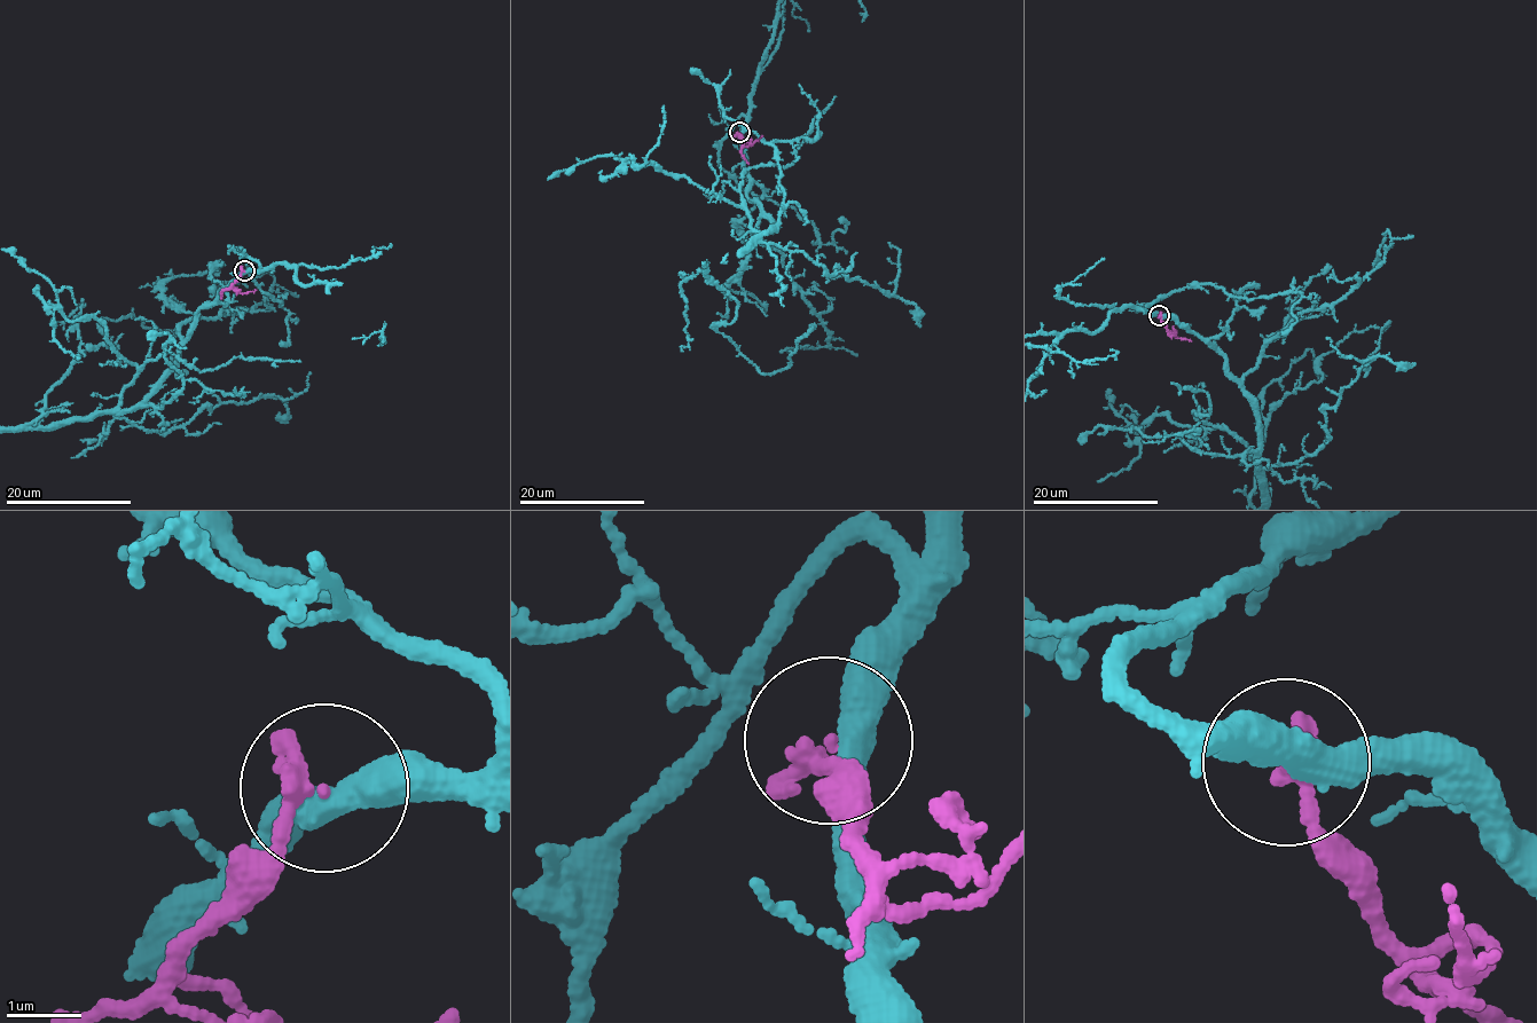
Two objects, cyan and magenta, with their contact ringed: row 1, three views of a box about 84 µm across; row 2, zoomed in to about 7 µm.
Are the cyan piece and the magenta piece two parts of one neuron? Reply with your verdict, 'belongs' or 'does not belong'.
does not belong

